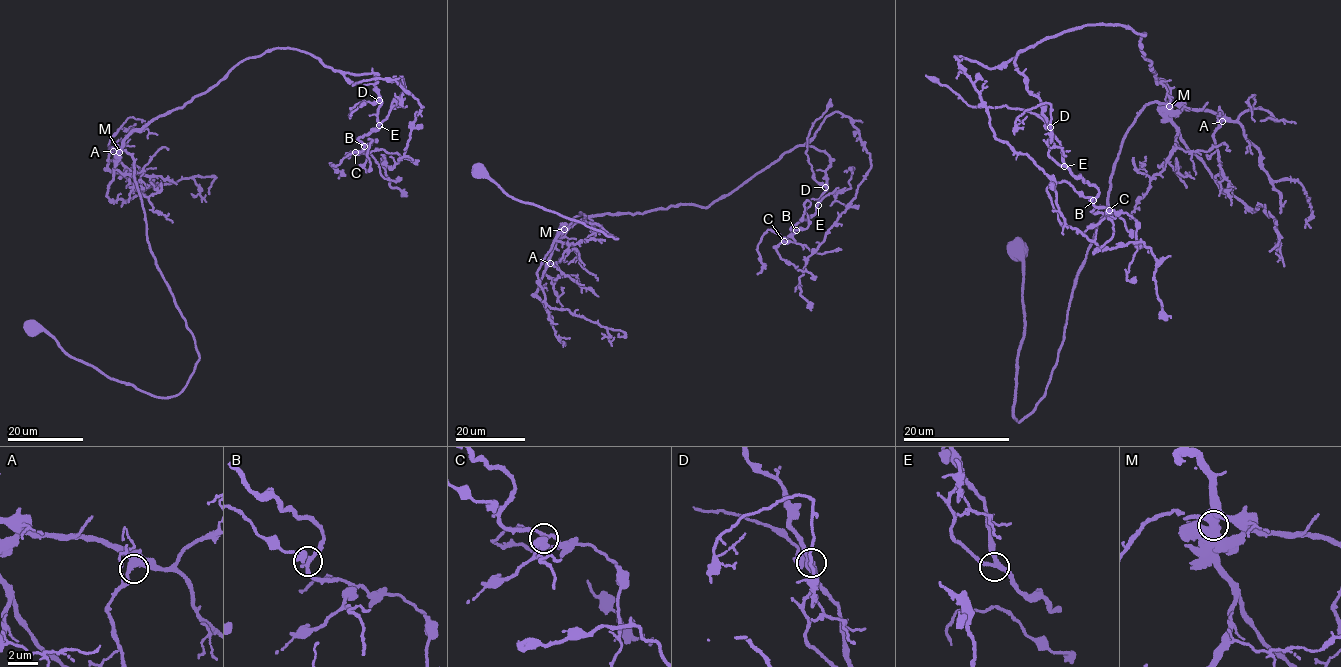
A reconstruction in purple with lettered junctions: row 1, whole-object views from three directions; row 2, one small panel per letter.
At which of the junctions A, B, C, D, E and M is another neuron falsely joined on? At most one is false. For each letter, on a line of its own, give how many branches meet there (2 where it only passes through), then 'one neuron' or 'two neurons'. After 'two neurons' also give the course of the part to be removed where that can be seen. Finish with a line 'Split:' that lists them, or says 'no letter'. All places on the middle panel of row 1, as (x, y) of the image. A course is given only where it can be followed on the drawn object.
A: 3 | one neuron
B: 3 | one neuron
C: 3 | one neuron
D: 3 | one neuron
E: 3 | one neuron
M: 3 | one neuron
Split: no letter

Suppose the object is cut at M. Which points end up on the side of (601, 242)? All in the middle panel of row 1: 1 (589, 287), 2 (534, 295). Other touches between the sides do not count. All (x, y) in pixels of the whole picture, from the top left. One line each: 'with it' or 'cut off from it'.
1: cut off from it
2: cut off from it

